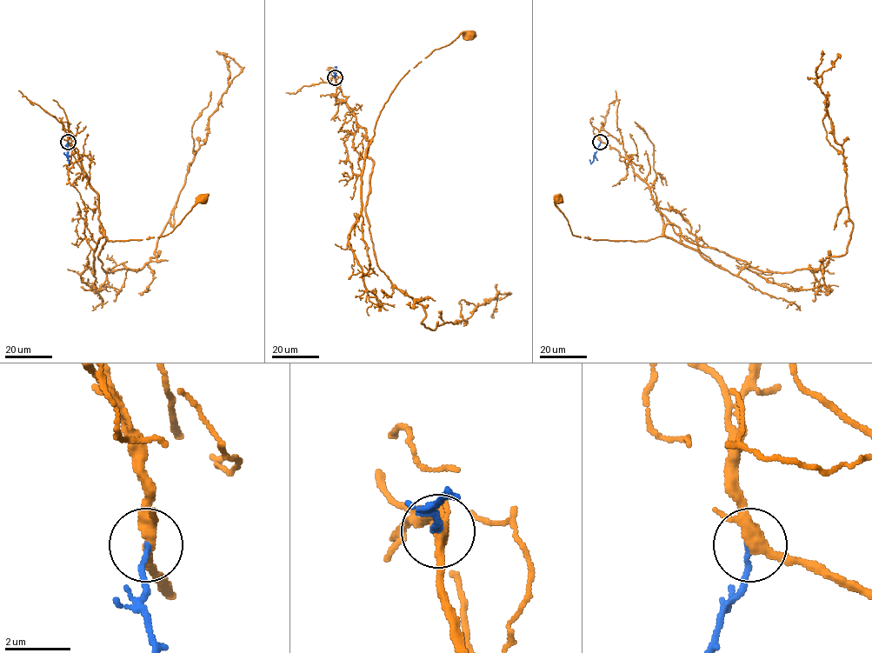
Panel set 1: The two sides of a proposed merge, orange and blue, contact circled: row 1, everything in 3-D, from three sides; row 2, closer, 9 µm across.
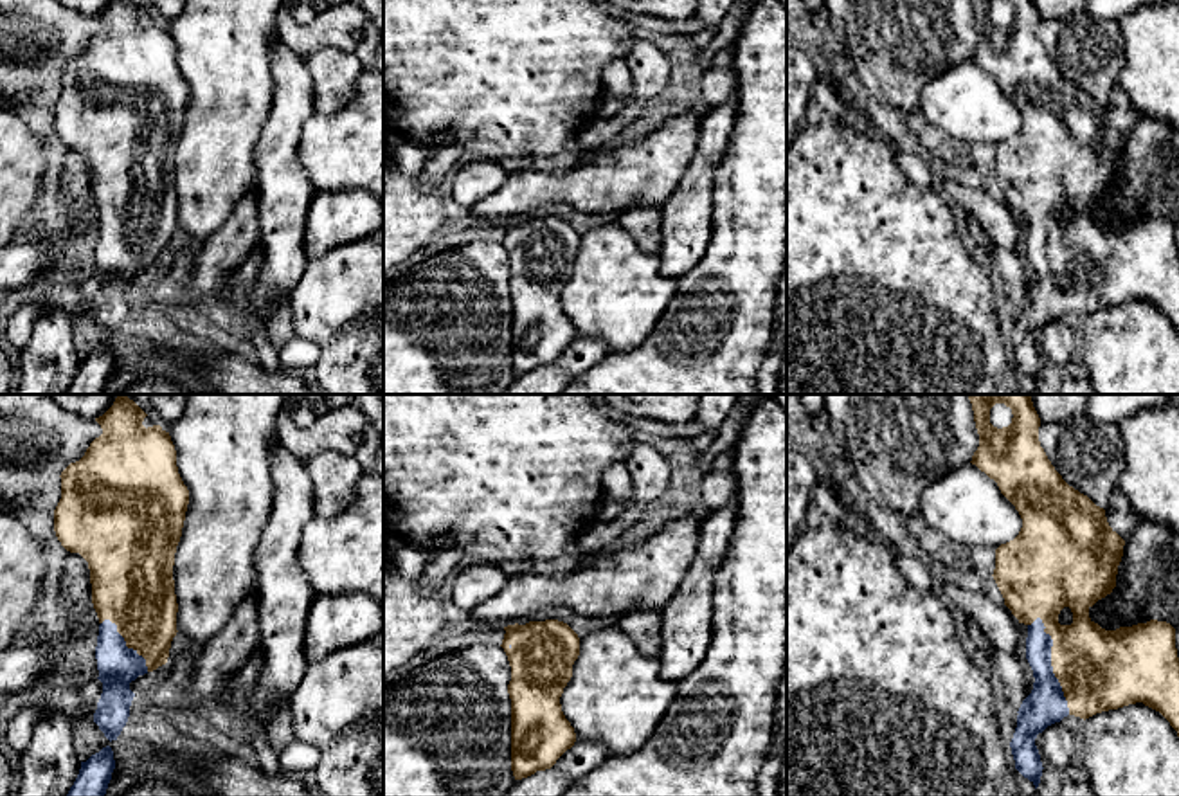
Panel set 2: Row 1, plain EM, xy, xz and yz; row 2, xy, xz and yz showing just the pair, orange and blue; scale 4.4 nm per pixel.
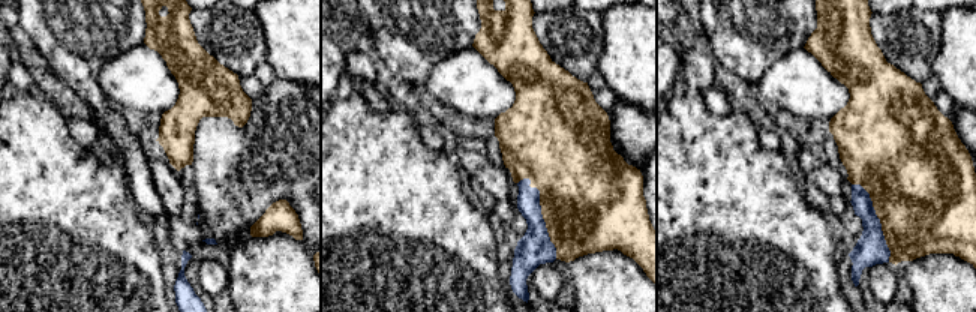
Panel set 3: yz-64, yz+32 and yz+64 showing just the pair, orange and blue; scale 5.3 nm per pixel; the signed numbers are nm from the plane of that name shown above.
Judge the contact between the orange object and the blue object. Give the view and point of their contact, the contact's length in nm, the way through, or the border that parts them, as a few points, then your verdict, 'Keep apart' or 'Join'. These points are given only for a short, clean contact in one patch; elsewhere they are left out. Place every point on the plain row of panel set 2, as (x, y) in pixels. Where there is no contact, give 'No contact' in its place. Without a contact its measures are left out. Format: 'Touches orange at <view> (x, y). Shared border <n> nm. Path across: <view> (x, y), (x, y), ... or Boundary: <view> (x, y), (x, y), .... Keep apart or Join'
Touches orange at yz (1052, 262). Shared border 460 nm. Join

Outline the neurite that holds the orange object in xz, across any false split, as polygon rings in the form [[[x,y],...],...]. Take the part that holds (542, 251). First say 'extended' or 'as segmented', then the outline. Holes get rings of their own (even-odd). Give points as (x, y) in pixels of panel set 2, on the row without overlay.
as segmented; [[[563,218],[508,222],[502,245],[511,263],[511,367],[515,376],[551,366],[576,330],[560,301],[580,252],[580,234]]]

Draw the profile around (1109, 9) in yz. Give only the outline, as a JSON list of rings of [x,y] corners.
[[[1087,0],[1087,13],[1093,18],[1120,20],[1121,16],[1163,0]]]

